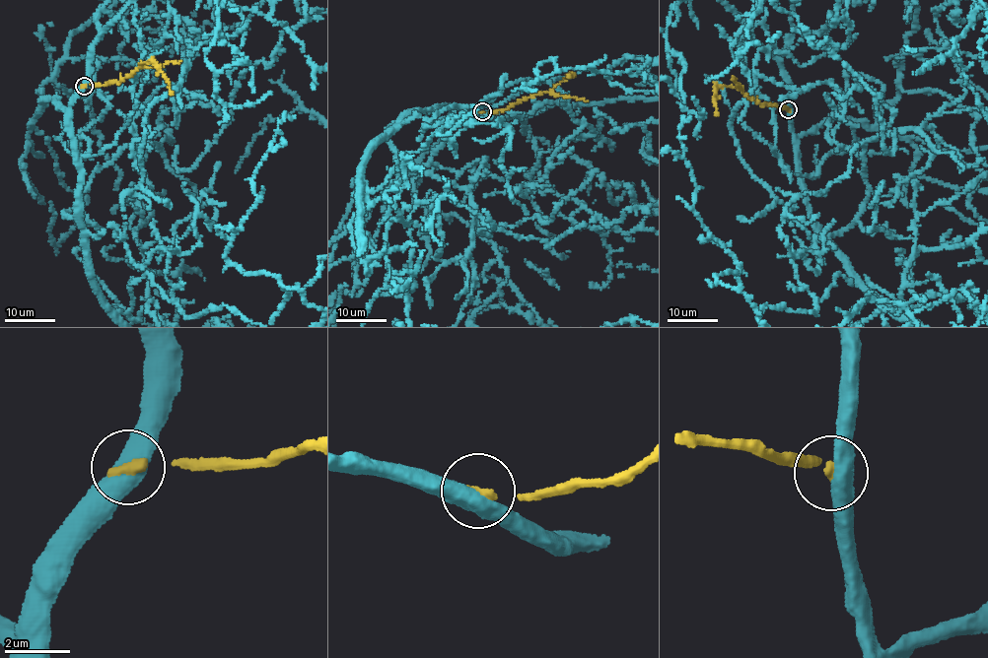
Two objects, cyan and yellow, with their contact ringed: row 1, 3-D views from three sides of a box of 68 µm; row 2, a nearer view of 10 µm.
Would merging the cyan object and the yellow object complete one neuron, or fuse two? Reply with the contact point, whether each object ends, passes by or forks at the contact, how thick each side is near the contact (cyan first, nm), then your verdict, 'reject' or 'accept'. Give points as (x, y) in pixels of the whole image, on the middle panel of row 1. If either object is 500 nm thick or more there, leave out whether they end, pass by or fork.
place (482, 111); calibres 550 and 300 nm; reject

